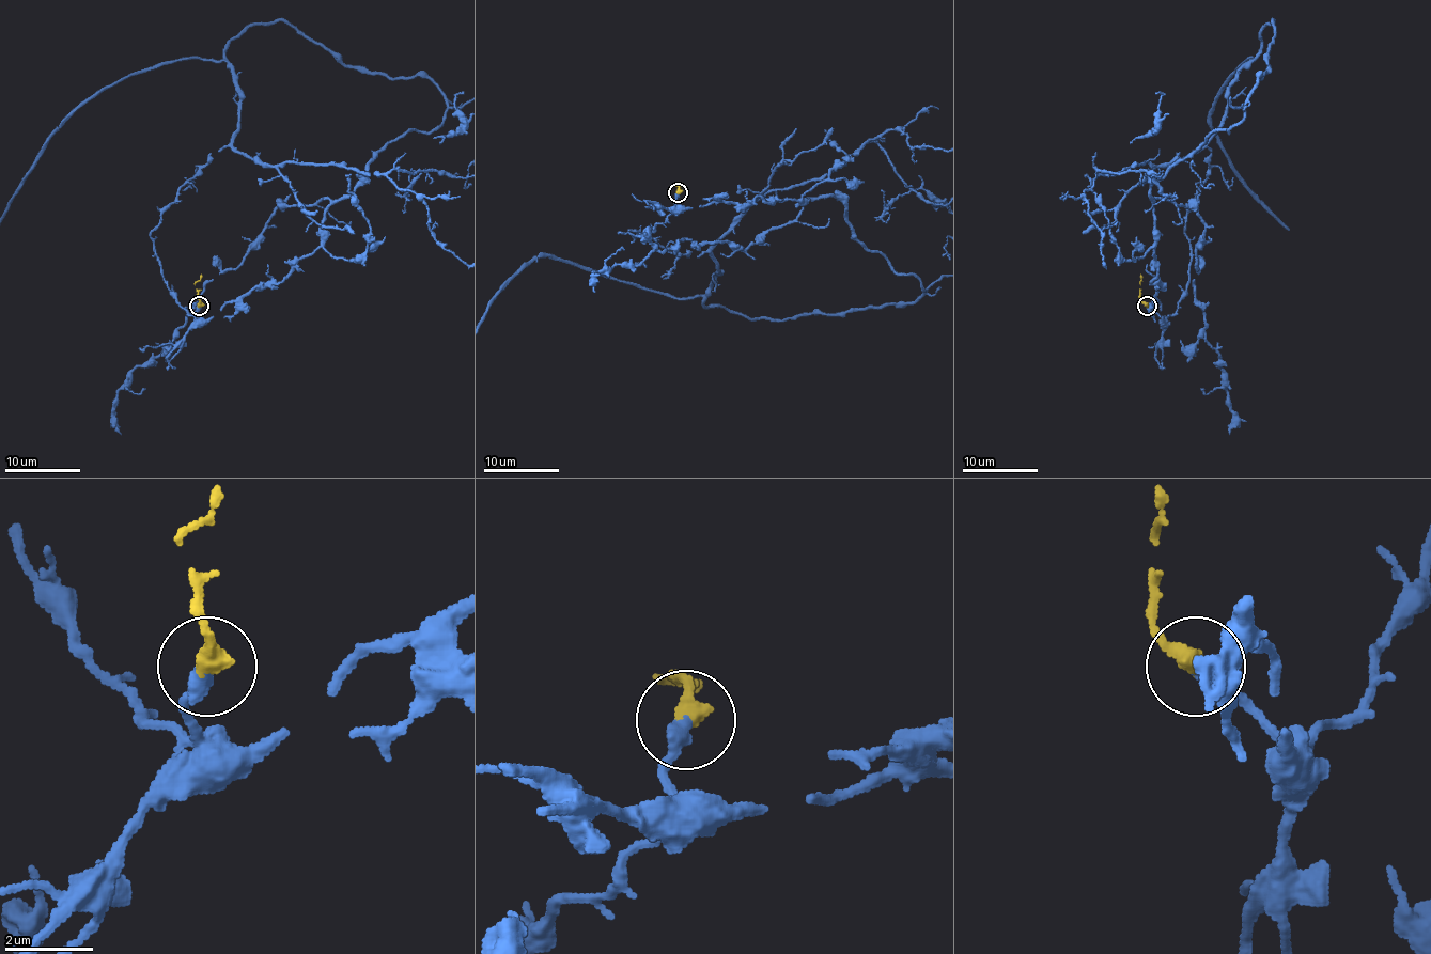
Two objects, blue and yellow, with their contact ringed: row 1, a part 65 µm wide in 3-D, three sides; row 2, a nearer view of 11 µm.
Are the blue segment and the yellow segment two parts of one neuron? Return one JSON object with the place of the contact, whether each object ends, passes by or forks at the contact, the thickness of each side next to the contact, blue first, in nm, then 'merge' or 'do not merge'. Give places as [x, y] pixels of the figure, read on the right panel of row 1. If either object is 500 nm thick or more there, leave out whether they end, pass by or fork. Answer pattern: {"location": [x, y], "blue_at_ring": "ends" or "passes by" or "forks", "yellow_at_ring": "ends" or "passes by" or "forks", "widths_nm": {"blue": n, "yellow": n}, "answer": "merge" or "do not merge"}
{"location": [1147, 306], "blue_at_ring": "ends", "yellow_at_ring": "ends", "widths_nm": {"blue": 380, "yellow": 440}, "answer": "merge"}

